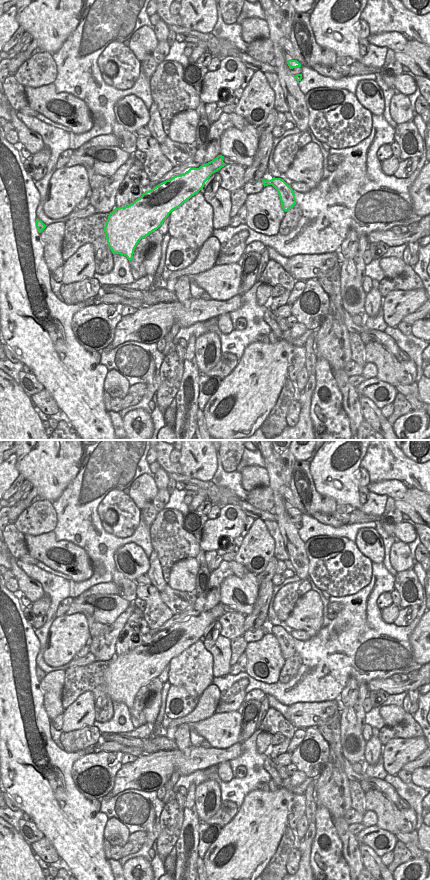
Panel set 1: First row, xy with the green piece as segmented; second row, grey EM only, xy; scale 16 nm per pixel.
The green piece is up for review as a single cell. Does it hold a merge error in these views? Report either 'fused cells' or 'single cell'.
single cell

